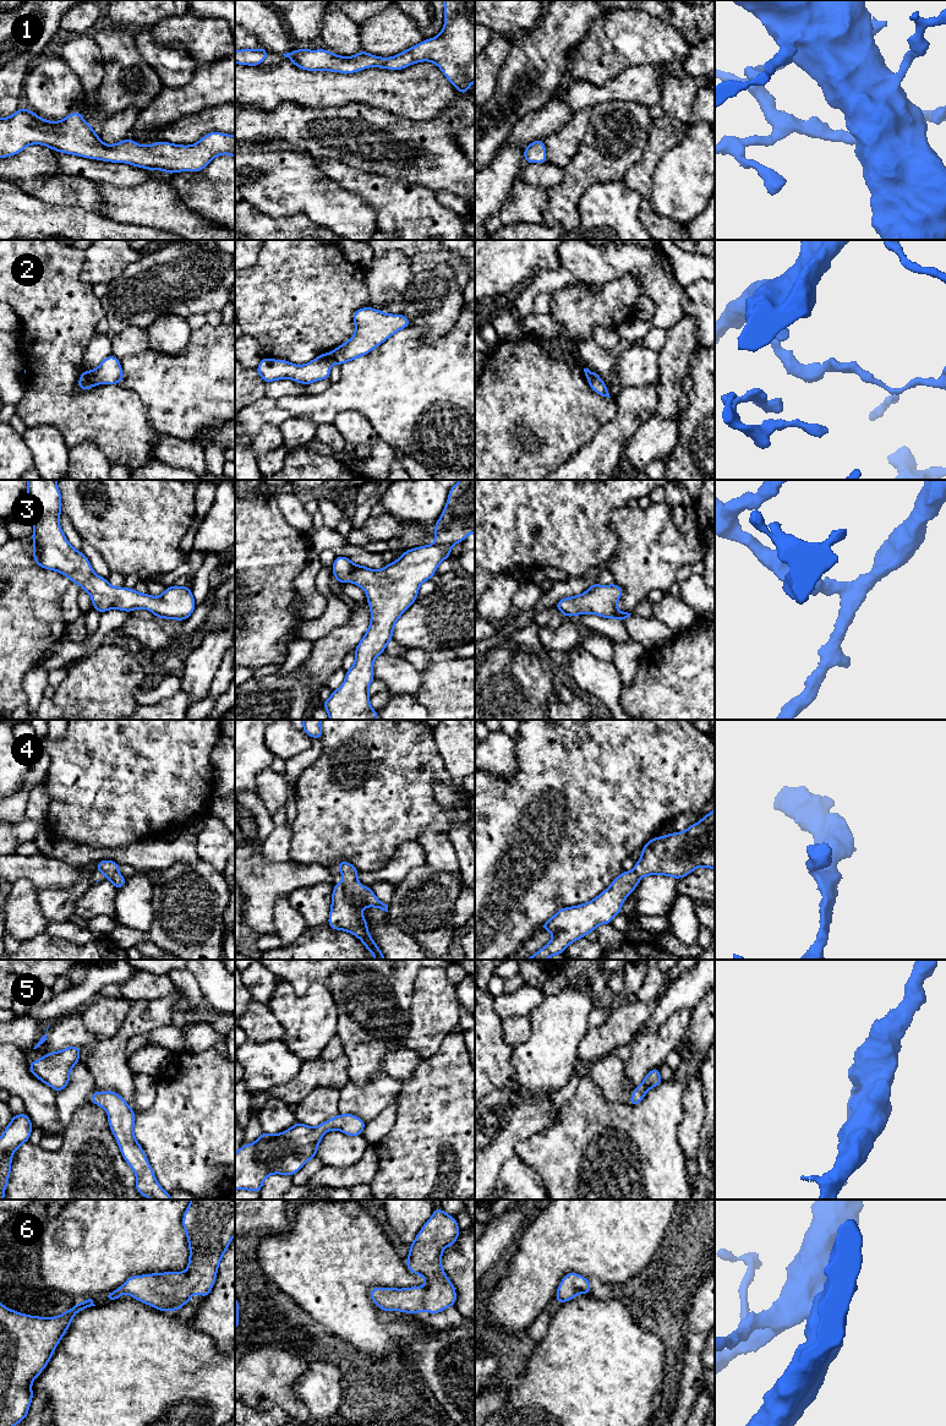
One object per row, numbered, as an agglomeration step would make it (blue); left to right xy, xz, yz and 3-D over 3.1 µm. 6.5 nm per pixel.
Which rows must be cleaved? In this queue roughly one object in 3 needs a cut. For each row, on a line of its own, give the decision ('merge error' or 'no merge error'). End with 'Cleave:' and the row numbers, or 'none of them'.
1: no merge error
2: merge error
3: no merge error
4: no merge error
5: no merge error
6: no merge error
Cleave: 2

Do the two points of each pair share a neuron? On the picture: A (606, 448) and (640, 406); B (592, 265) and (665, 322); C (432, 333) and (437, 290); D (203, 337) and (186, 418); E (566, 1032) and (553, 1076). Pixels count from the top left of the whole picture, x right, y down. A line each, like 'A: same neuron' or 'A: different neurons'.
A: same neuron
B: same neuron
C: same neuron
D: same neuron
E: same neuron

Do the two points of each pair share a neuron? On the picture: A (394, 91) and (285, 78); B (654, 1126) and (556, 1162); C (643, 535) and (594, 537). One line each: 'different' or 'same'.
A: same
B: same
C: different

